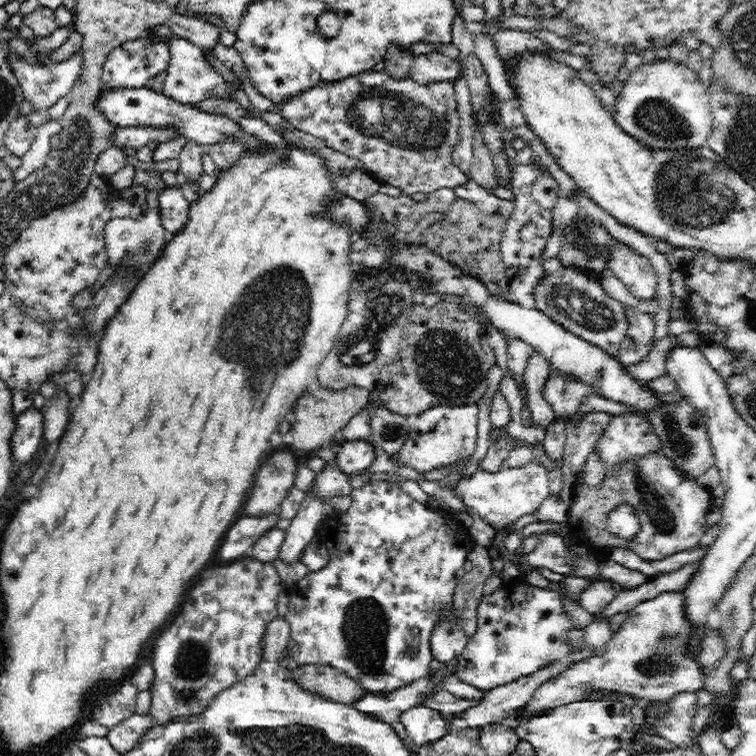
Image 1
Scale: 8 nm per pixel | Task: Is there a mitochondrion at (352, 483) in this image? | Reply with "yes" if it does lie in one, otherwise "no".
no

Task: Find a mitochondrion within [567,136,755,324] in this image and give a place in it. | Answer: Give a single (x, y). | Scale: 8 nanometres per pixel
(692, 192)

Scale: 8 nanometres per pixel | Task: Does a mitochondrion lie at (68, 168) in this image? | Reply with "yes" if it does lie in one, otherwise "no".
yes

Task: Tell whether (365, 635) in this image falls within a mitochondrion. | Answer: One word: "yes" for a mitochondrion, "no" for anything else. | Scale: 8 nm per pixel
yes

